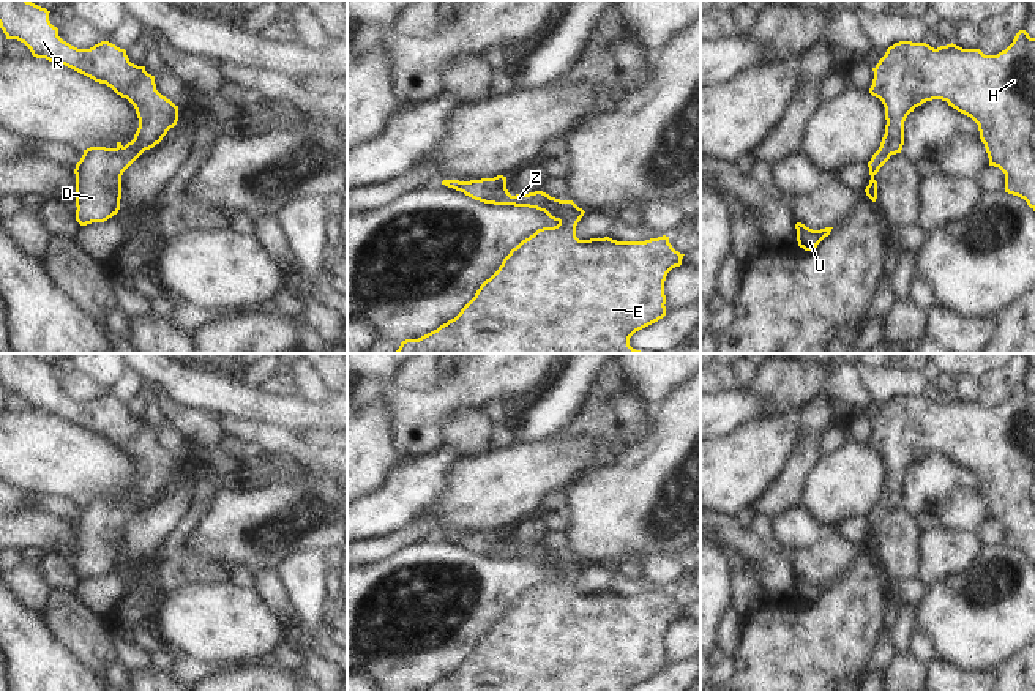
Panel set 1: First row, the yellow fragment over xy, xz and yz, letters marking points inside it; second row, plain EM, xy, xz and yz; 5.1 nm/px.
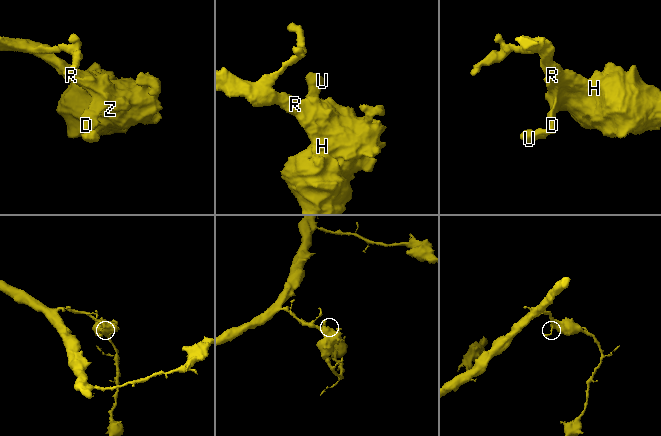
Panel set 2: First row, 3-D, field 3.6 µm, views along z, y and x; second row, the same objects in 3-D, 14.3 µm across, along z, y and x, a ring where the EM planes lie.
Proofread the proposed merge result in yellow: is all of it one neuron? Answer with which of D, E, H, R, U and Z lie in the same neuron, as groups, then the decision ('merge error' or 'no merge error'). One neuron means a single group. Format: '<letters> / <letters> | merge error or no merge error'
D E H R U Z | no merge error

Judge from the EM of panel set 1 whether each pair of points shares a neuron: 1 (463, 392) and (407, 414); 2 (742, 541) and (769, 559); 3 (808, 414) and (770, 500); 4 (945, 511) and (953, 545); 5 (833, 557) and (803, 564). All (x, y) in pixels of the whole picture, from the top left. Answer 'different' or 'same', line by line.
1: same
2: same
3: same
4: different
5: same

